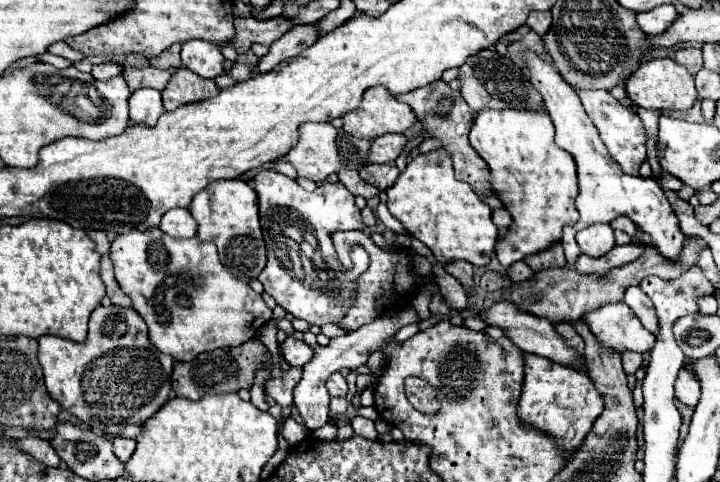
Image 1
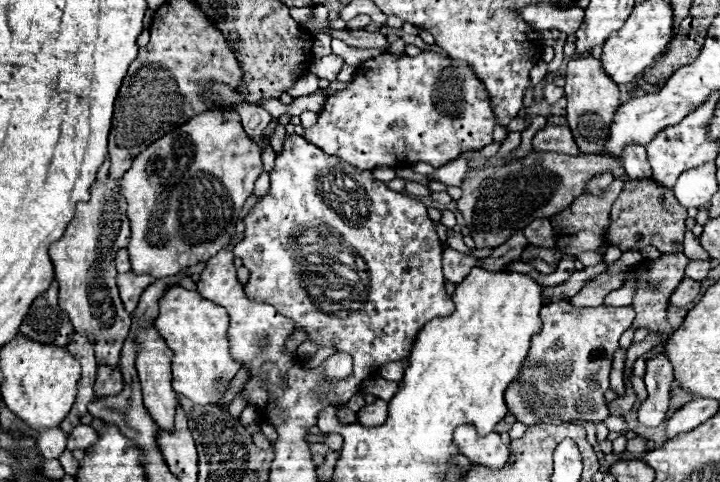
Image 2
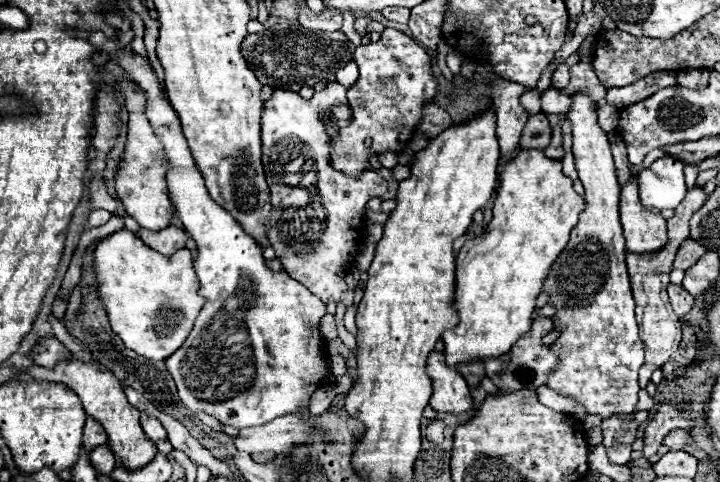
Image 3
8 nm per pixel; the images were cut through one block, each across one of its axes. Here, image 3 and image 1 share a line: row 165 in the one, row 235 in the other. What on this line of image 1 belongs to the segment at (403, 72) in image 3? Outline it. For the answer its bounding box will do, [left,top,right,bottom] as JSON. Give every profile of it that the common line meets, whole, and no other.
[332,230,420,332]

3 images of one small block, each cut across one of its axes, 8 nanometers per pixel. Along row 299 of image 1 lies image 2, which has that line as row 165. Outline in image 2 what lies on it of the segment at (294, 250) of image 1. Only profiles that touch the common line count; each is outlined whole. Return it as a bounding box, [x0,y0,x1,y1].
[232,134,454,402]

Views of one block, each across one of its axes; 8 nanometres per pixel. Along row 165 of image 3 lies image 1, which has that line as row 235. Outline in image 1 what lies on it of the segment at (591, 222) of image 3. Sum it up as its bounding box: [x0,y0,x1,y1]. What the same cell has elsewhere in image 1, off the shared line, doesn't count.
[576,224,616,258]

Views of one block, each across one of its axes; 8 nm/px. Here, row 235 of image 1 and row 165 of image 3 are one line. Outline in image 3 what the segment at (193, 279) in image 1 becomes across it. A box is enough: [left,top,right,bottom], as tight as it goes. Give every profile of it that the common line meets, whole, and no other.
[114,78,174,230]

